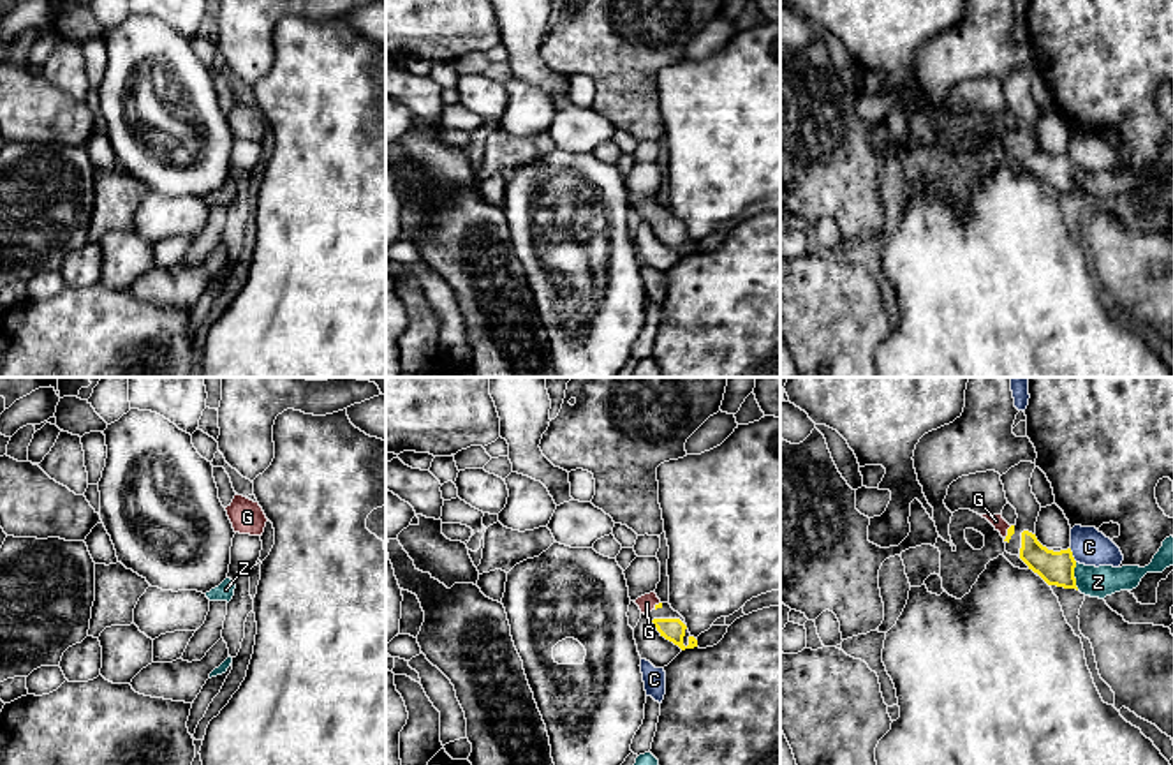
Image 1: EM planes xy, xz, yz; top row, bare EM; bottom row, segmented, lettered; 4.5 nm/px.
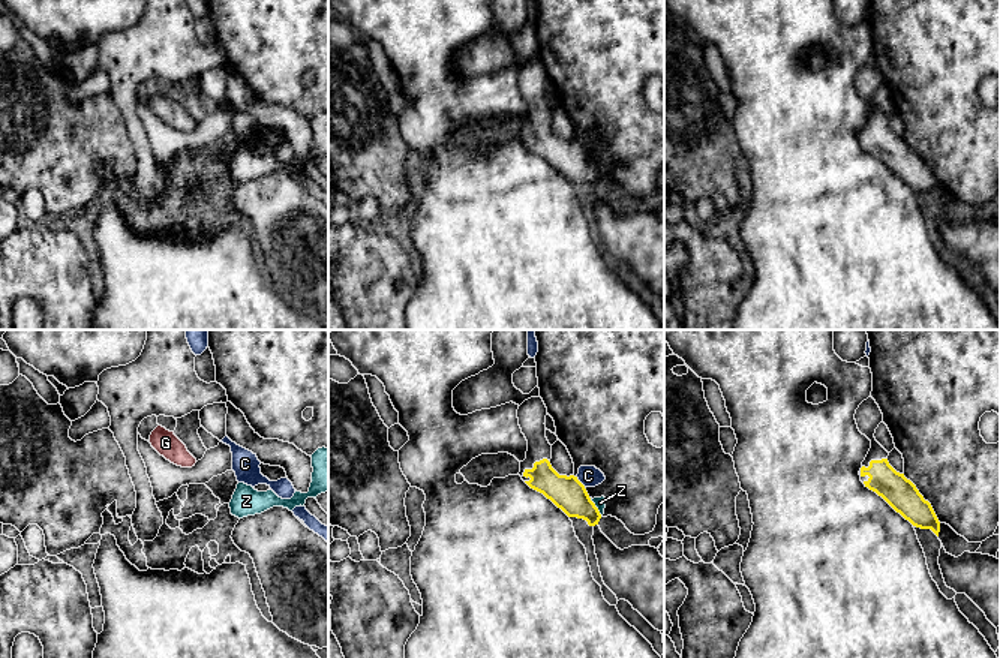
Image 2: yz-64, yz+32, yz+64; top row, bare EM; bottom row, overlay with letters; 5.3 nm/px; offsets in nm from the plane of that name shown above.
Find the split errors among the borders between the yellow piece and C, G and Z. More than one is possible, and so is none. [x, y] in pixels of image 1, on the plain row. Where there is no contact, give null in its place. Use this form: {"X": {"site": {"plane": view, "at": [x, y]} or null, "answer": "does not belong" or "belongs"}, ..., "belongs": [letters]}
{"C": {"site": {"plane": "yz", "at": [1071, 161]}, "answer": "does not belong"}, "G": {"site": {"plane": "yz", "at": [1008, 138]}, "answer": "belongs"}, "Z": {"site": {"plane": "yz", "at": [1073, 182]}, "answer": "does not belong"}, "belongs": ["G"]}

